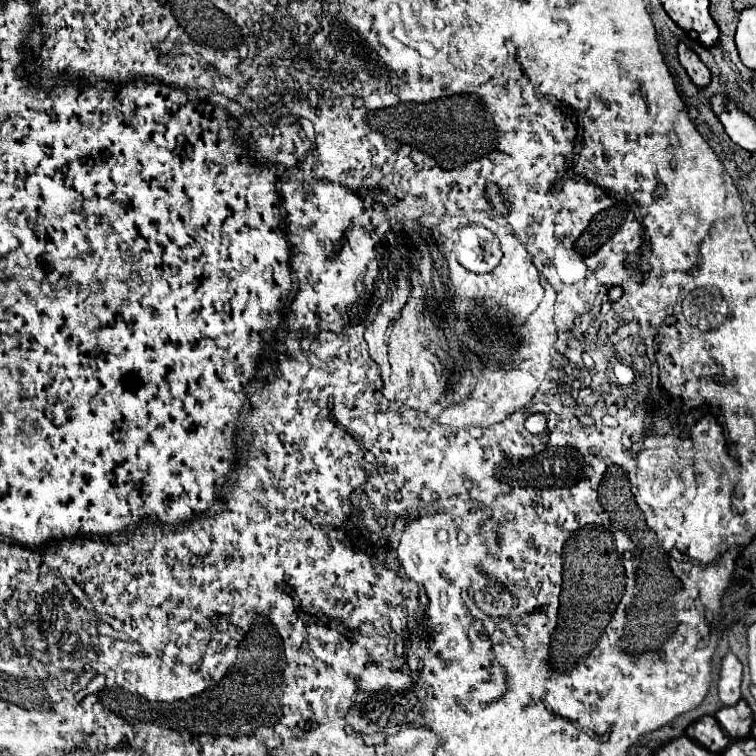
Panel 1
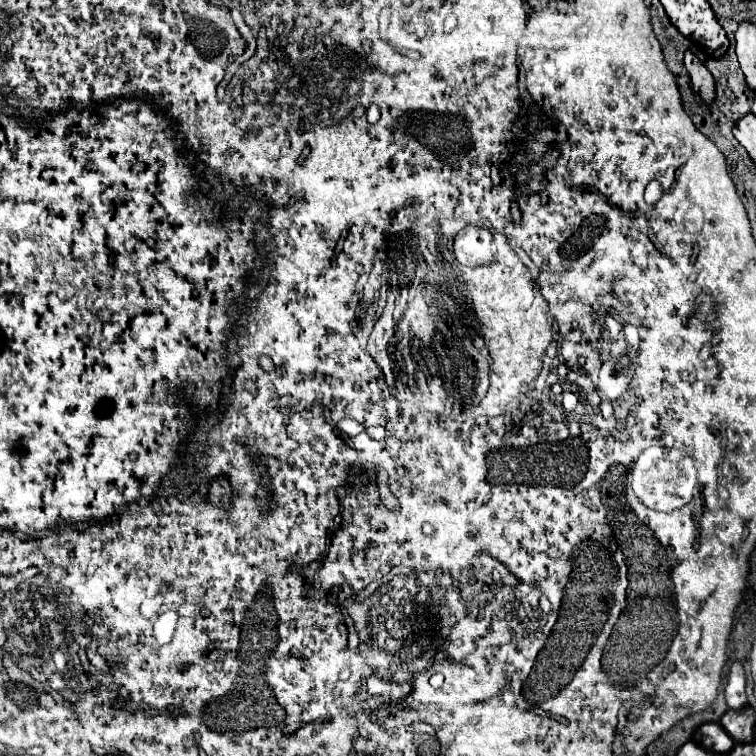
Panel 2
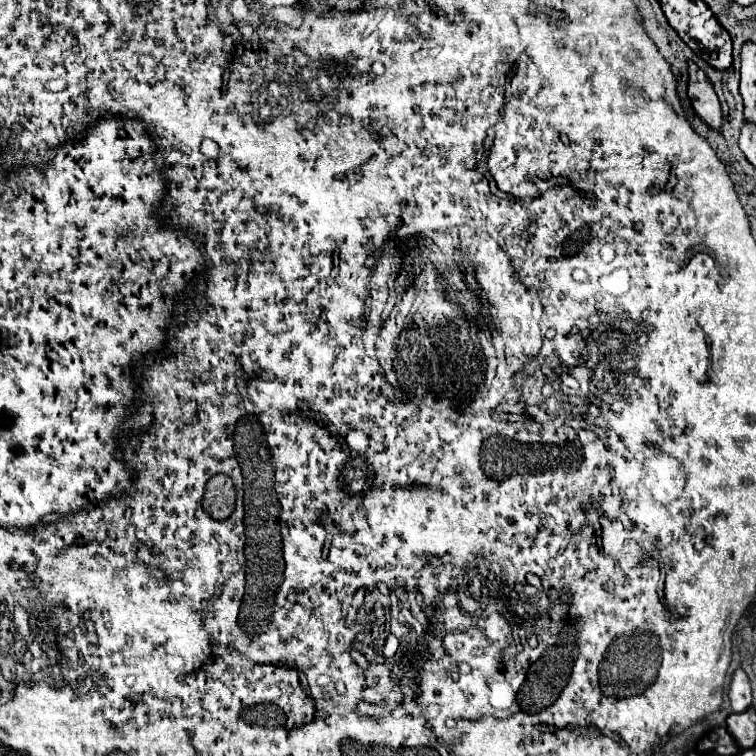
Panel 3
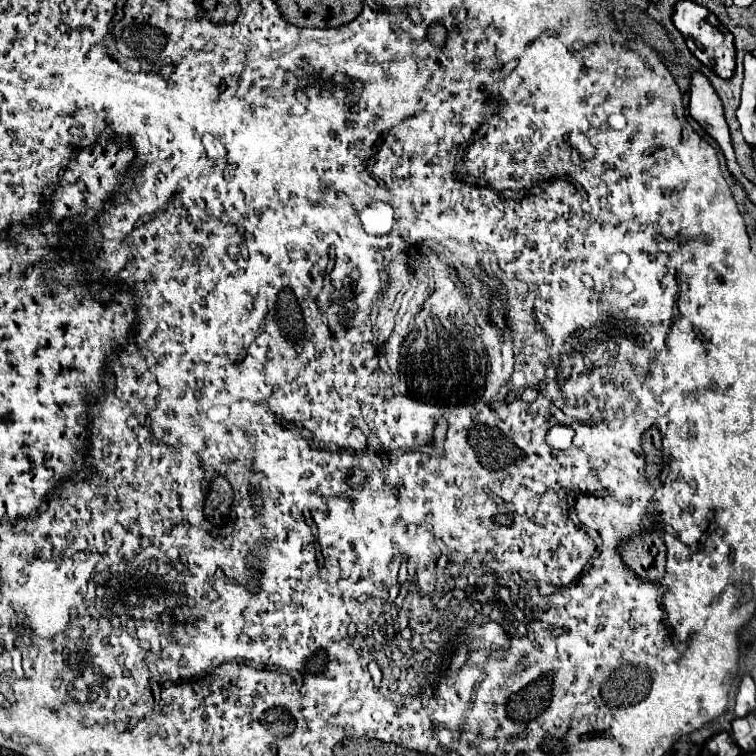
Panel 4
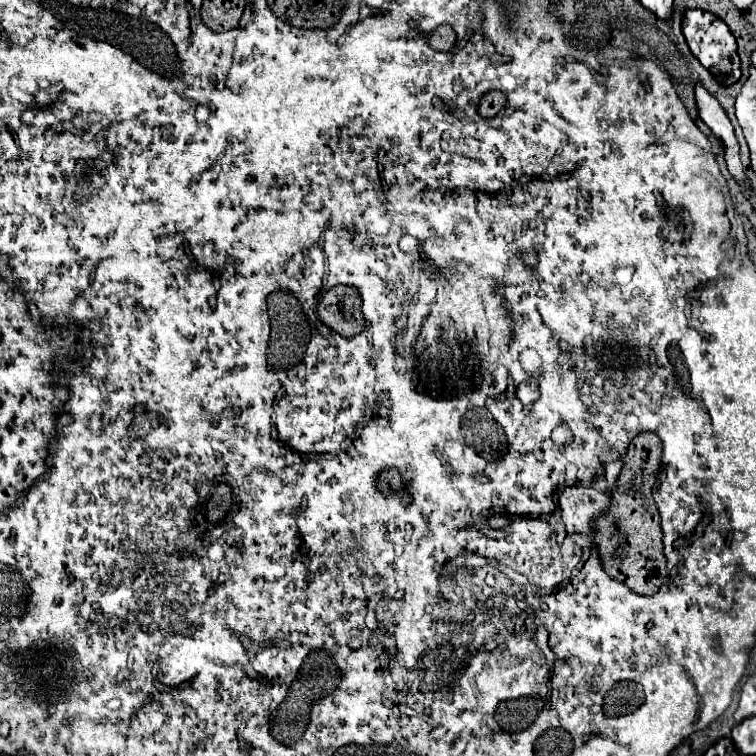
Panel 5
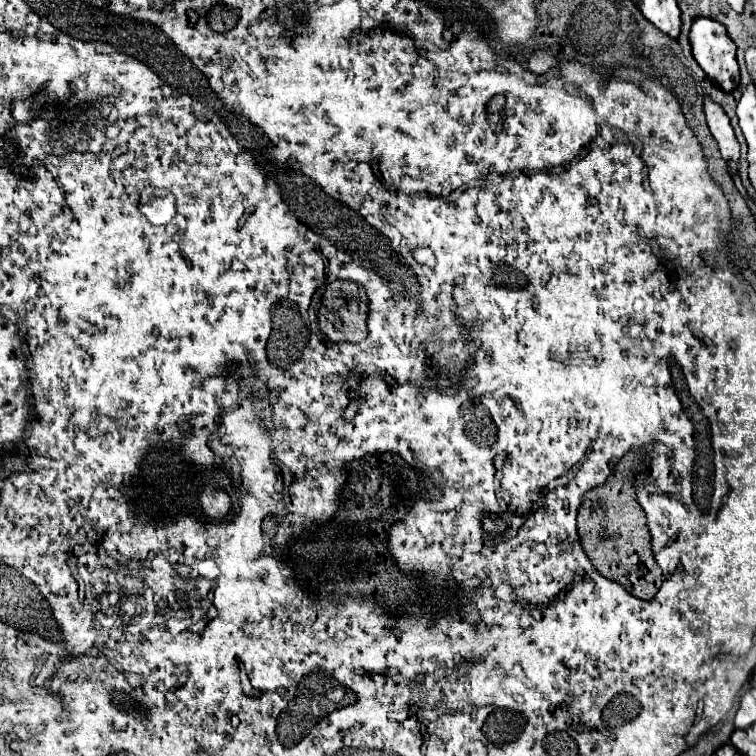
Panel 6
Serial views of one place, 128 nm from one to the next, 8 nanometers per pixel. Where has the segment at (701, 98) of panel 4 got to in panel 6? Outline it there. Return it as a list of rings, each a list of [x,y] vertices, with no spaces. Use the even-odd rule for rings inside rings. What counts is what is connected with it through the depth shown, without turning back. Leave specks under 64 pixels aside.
[[[704,96],[704,114],[706,114],[708,128],[720,146],[722,158],[726,162],[738,162],[740,144],[738,144],[734,130],[730,126],[730,118],[722,110],[722,106],[718,106],[710,96]]]

